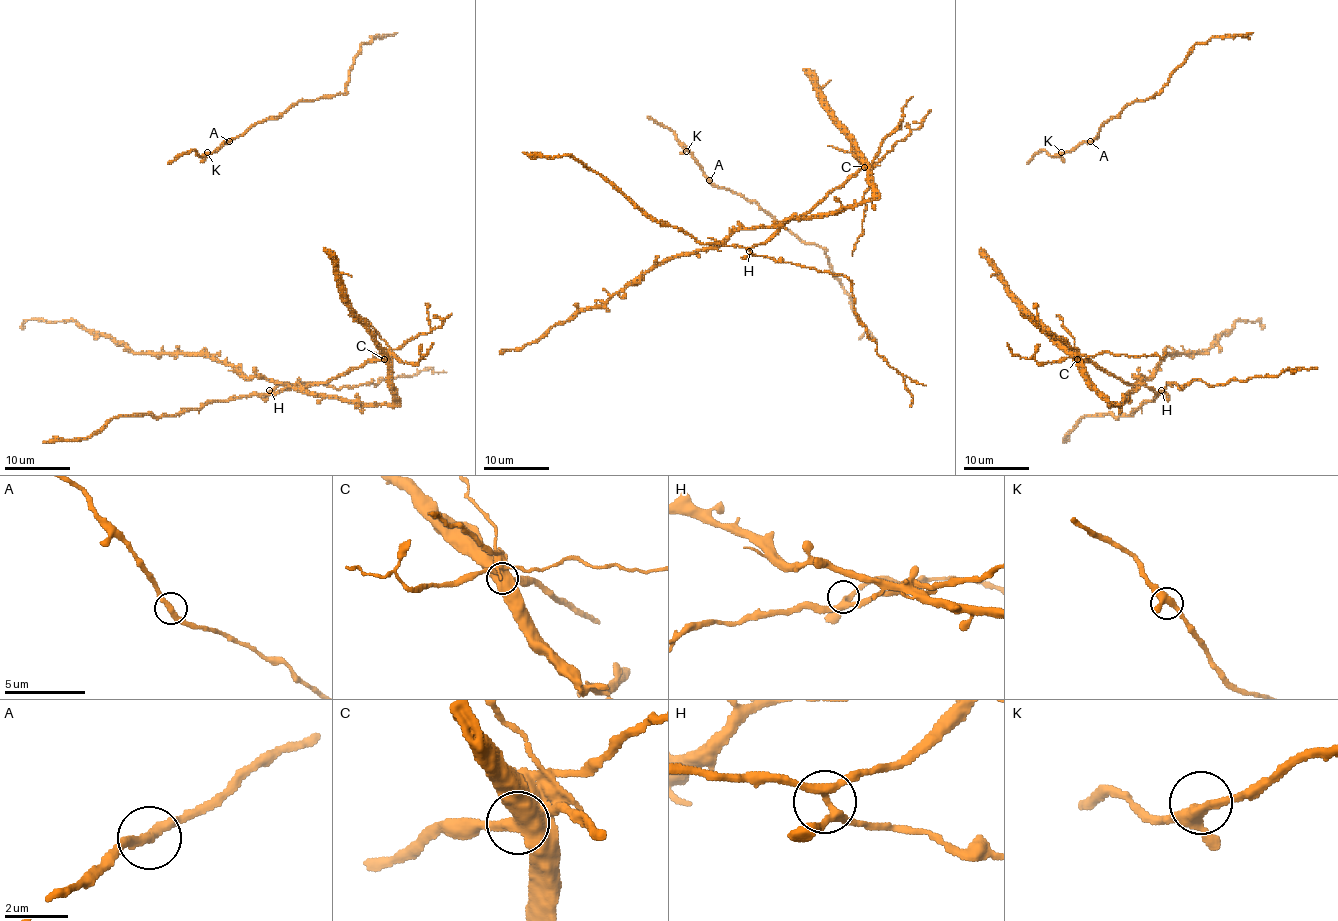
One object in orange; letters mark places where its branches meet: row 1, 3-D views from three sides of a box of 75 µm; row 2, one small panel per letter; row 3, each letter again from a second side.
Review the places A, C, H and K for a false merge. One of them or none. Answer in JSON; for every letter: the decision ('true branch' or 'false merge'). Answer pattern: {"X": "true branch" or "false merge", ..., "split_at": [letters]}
{"A": "true branch", "C": "false merge", "H": "true branch", "K": "true branch", "split_at": ["C"]}

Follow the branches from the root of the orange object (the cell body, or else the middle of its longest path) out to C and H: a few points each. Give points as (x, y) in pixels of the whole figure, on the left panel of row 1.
C: (346, 293), (348, 306), (371, 333), (384, 359)
H: (346, 293), (348, 306), (371, 333), (384, 357), (368, 359), (328, 382), (291, 385), (279, 392), (269, 390)

